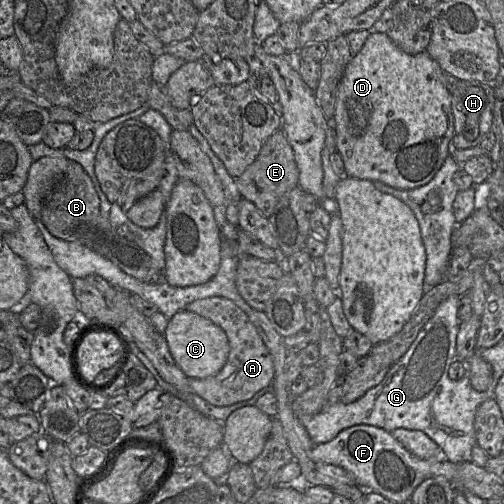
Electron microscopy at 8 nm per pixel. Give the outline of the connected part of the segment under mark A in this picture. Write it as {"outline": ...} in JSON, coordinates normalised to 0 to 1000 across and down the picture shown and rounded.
{"outline":[[[413,589],[375,601],[369,617],[385,619],[435,647],[454,679],[454,702],[444,728],[425,746],[373,750],[379,776],[425,806],[444,808],[494,794],[540,762],[542,710],[488,621],[464,599],[442,589]]]}

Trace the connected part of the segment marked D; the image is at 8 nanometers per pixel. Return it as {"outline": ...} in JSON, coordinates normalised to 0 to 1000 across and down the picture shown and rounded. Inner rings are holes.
{"outline":[[[734,63],[718,97],[698,111],[685,135],[671,171],[665,226],[661,230],[667,262],[669,300],[679,308],[687,349],[734,359],[756,359],[794,377],[829,373],[853,361],[875,333],[883,315],[895,308],[895,278],[901,266],[901,230],[897,222],[895,187],[877,165],[873,129],[845,103],[813,109],[798,101],[766,65]]]}

